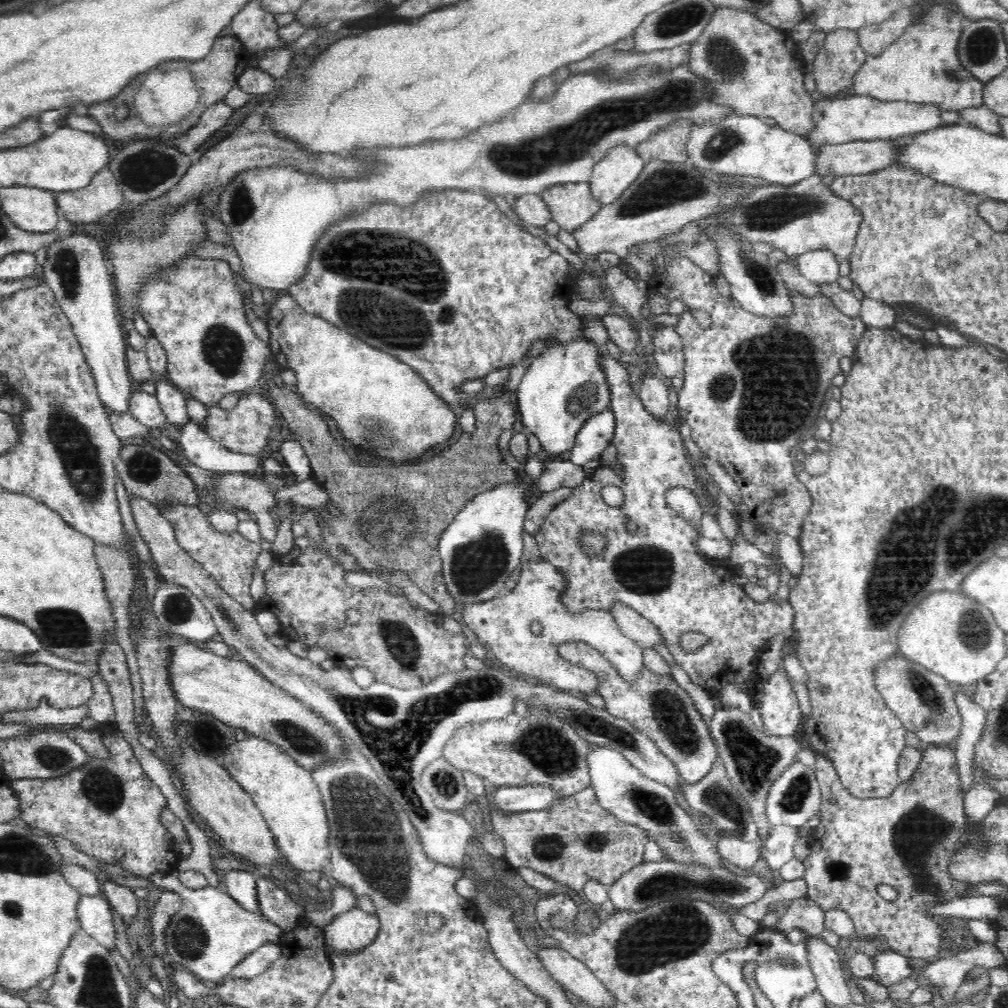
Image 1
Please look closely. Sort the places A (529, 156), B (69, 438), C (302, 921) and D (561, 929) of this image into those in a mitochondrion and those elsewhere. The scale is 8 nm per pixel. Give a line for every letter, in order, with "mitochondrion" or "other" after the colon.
A: mitochondrion
B: mitochondrion
C: other
D: other

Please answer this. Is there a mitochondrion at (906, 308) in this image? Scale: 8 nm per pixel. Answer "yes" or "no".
no

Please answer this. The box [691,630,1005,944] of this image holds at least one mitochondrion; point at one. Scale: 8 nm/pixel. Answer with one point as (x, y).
(915, 835)

